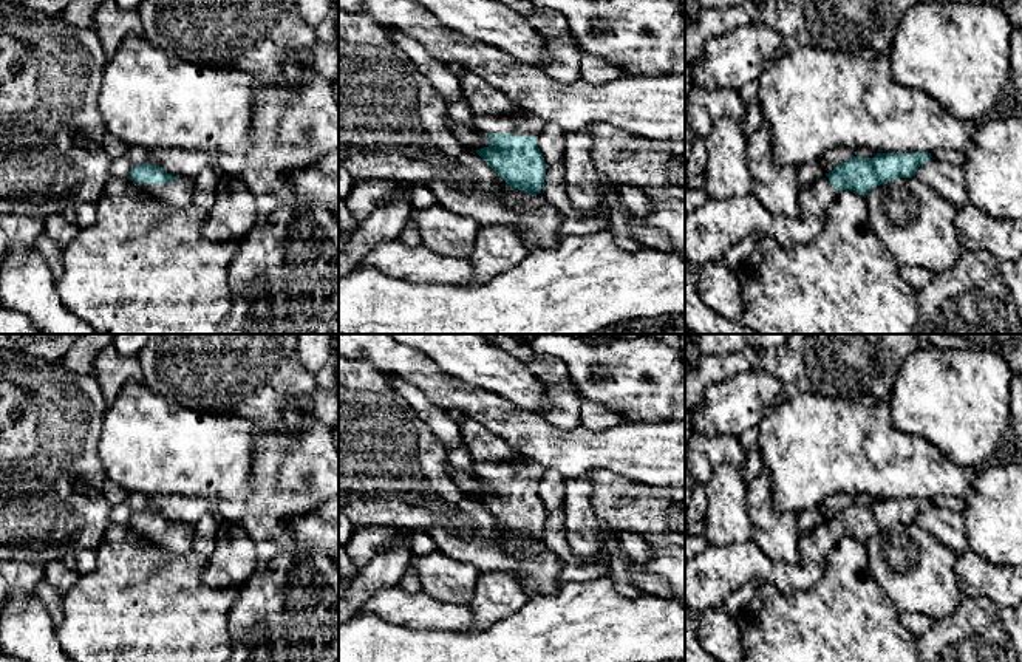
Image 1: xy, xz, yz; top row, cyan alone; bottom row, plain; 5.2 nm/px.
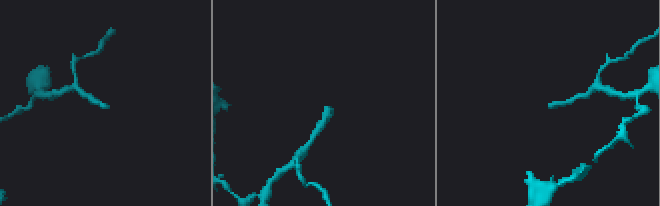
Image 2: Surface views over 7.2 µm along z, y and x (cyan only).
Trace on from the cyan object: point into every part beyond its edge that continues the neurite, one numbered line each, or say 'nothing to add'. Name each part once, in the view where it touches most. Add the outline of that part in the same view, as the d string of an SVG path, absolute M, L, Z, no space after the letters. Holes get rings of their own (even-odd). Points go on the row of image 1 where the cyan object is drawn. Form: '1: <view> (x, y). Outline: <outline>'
1: xz (524, 124). Outline: M524 114L509 116L473 116L473 128L481 135L510 133L518 136L533 136L543 130L544 122L540 118Z

